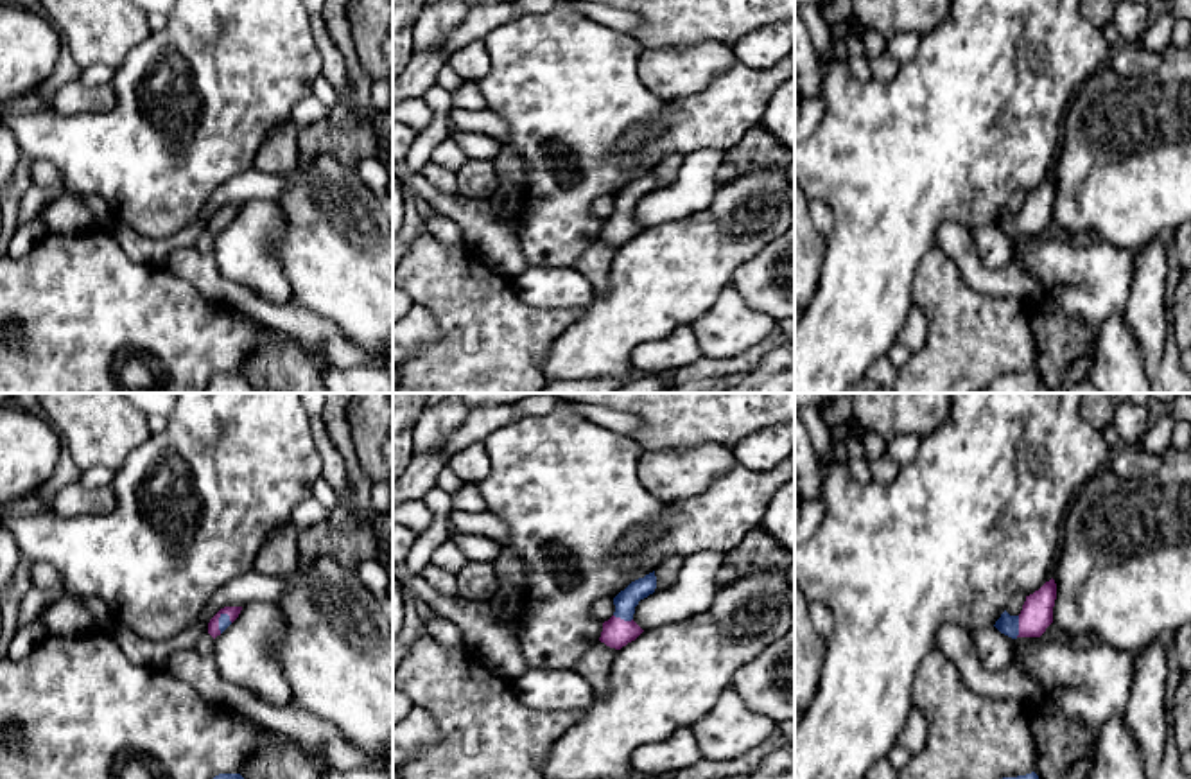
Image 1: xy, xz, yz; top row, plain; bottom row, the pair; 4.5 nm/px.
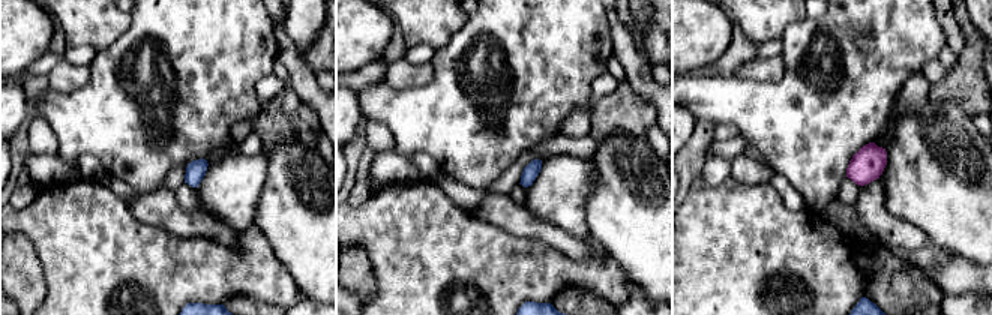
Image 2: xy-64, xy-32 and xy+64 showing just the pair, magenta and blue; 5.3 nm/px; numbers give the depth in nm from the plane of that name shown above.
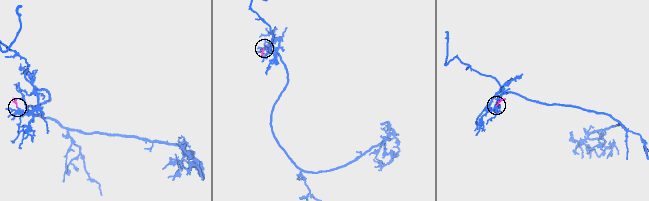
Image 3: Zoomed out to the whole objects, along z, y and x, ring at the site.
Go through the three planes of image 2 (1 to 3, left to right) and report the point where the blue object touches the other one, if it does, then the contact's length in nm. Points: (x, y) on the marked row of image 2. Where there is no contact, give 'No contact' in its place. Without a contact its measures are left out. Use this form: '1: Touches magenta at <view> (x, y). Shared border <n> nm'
1: No contact
2: No contact
3: No contact

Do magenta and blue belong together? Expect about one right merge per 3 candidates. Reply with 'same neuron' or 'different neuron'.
same neuron

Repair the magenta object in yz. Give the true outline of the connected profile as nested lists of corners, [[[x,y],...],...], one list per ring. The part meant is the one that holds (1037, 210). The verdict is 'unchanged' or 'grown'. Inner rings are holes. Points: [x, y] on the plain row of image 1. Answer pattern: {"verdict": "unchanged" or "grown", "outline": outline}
{"verdict": "grown", "outline": [[[1051,176],[1039,188],[1026,194],[1019,214],[1010,214],[1006,208],[995,219],[995,226],[1012,235],[1040,235],[1053,221],[1053,205],[1056,197],[1056,181]]]}

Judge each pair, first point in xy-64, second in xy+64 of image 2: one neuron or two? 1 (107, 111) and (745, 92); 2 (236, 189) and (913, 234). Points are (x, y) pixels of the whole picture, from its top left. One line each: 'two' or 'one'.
1: one
2: one

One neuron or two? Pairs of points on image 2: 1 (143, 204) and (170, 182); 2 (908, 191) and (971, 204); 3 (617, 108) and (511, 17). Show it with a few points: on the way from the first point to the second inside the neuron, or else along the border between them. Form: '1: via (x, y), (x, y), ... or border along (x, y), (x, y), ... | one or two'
1: border along (162, 186), (173, 192) | two
2: via (923, 191), (952, 191), (956, 195) | one
3: border along (593, 101), (590, 108) | two

